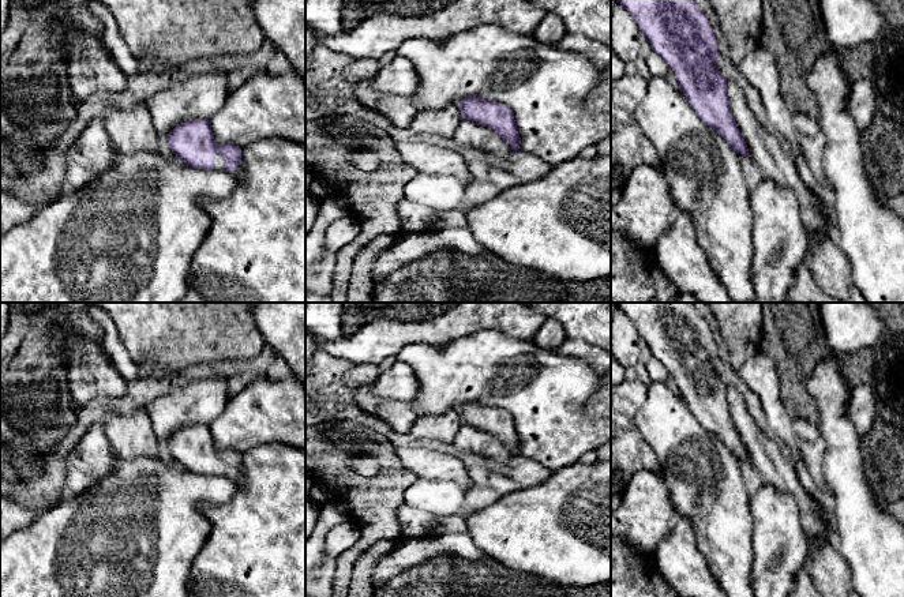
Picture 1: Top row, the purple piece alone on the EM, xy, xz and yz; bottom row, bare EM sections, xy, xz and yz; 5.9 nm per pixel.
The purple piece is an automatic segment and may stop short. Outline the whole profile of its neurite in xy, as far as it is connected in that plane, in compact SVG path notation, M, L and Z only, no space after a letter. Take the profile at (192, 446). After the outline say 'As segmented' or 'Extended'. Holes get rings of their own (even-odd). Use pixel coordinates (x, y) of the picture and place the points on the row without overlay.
M194 424L177 429L166 444L172 458L190 473L226 476L236 483L243 478L243 455L233 450L218 451L210 425Z. Extended

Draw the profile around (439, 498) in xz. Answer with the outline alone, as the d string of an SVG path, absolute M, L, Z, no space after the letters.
M417 478L405 492L405 503L428 511L430 514L447 517L459 514L468 519L472 514L496 503L502 495L495 489L477 484L466 491L455 481L428 481Z

